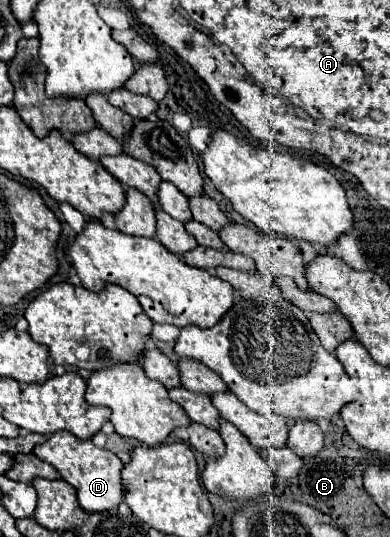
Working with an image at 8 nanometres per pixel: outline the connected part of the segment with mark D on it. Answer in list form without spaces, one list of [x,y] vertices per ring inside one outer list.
[[[56,432],[48,438],[46,444],[36,446],[34,454],[52,464],[60,478],[64,482],[68,482],[70,486],[76,488],[78,492],[78,504],[82,510],[94,514],[94,512],[108,512],[108,510],[116,510],[122,502],[122,494],[124,494],[124,484],[122,484],[122,462],[116,454],[112,454],[110,450],[102,450],[98,446],[94,446],[90,440],[82,442],[76,436],[72,436],[70,432]]]

